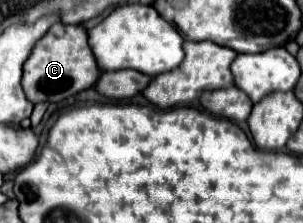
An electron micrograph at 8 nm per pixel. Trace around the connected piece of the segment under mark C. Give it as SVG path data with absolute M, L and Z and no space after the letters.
M55 23L49 33L35 43L31 57L27 57L23 65L23 91L31 103L59 103L83 89L93 87L99 75L101 71L87 45L87 31L81 25Z

